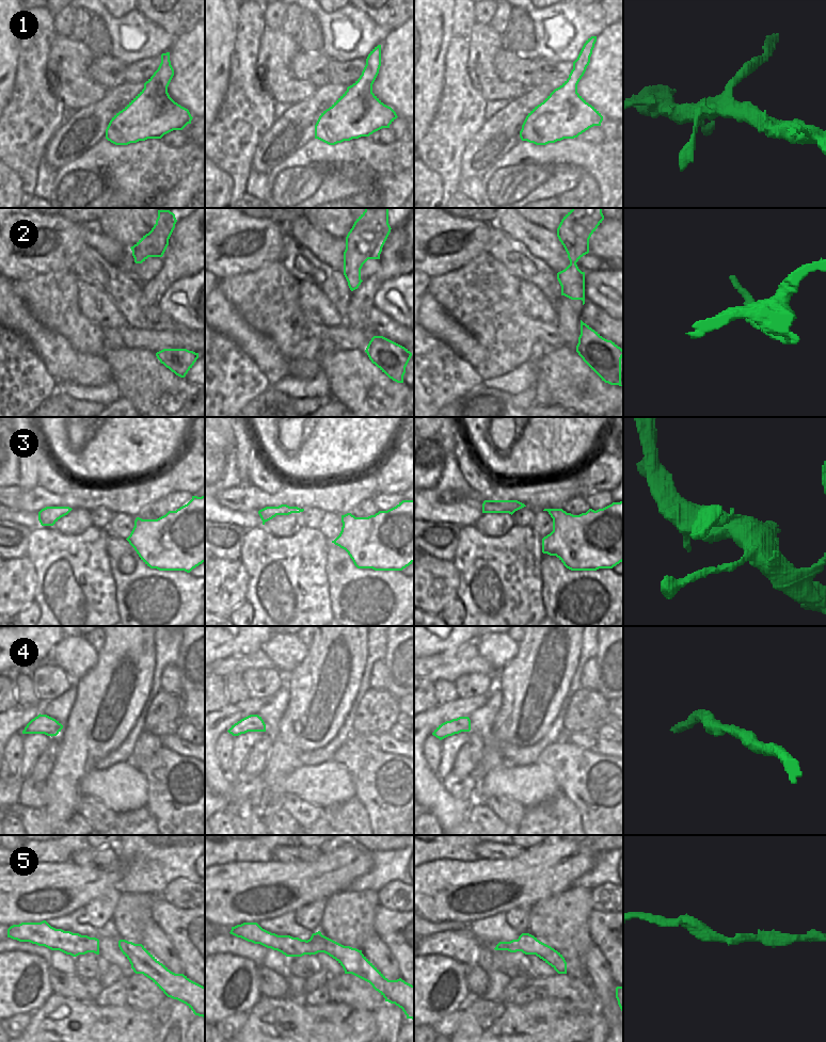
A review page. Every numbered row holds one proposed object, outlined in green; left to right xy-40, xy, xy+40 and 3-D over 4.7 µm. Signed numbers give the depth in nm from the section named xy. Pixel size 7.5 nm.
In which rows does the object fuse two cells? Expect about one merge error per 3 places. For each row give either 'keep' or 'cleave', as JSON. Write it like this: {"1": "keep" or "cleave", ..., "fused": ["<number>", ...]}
{"1": "cleave", "2": "cleave", "3": "keep", "4": "keep", "5": "keep", "fused": ["1", "2"]}

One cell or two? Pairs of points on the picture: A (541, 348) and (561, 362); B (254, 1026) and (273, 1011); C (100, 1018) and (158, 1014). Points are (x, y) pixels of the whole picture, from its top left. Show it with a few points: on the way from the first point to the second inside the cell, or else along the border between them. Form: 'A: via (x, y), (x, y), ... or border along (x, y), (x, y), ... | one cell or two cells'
A: border along (546, 351), (535, 363) | two cells
B: via (258, 1026), (269, 1015) | one cell
C: border along (149, 1012), (158, 1024), (159, 1030) | two cells

